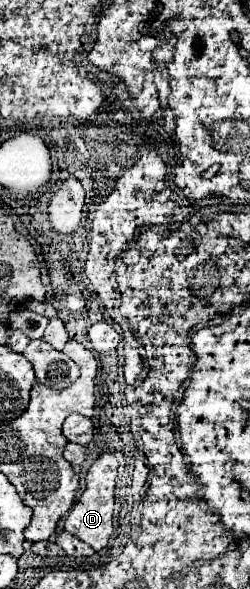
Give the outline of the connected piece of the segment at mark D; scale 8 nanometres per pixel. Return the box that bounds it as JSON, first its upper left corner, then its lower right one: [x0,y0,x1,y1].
[65,456,117,550]

